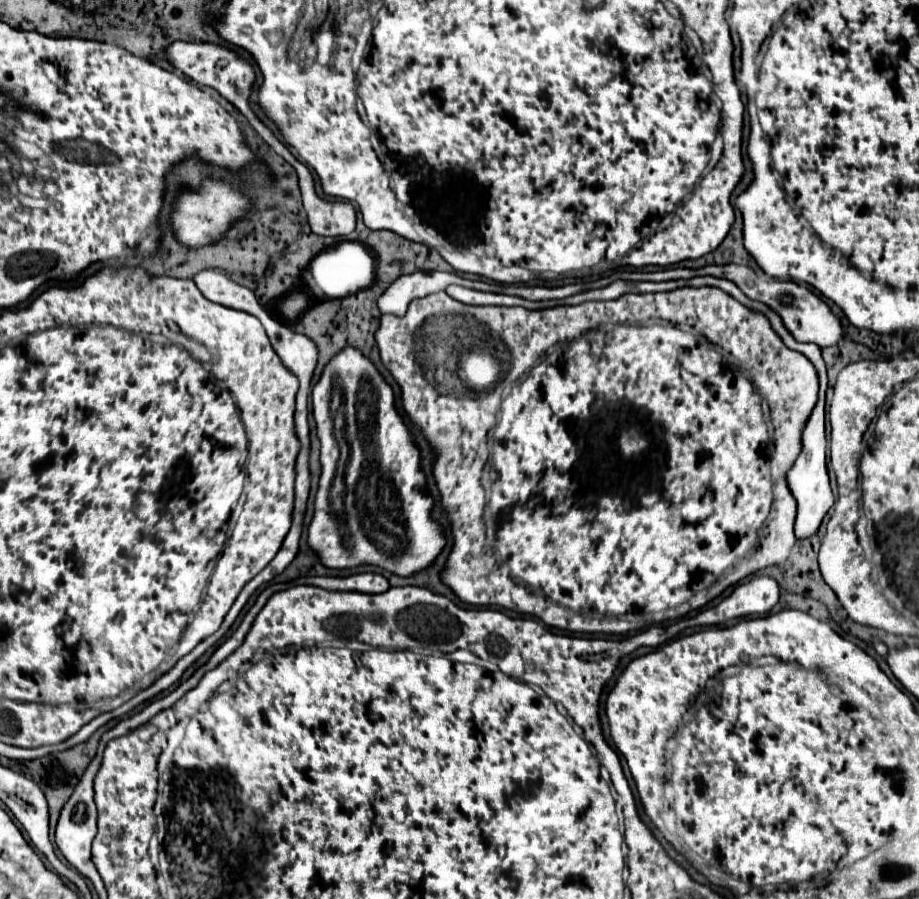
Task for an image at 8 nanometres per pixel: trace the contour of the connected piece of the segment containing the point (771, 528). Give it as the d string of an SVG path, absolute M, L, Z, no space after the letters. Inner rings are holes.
M701 286L701 288L679 288L679 290L671 290L671 292L659 292L659 294L625 294L625 296L617 298L617 300L609 300L609 302L583 302L583 304L579 304L579 306L555 306L555 308L545 308L545 310L527 310L527 308L521 308L521 306L519 306L519 308L517 308L517 306L513 306L513 308L503 308L503 306L501 306L501 308L497 308L497 306L467 306L467 304L457 302L455 298L449 298L447 292L437 292L437 294L431 294L431 296L425 296L425 298L417 298L415 302L411 302L411 304L409 304L409 310L407 310L407 314L405 314L403 318L391 316L391 314L381 316L379 330L375 332L375 340L377 340L377 346L379 346L379 356L381 356L383 366L391 372L391 376L395 378L395 382L401 386L401 404L403 404L405 414L407 414L407 416L411 418L411 422L421 430L421 434L427 438L427 442L431 444L431 448L433 448L435 454L437 454L435 462L433 462L433 478L435 478L437 488L439 488L439 494L441 494L441 506L443 506L447 518L451 520L451 534L453 534L453 548L451 548L451 554L447 556L445 566L443 566L443 570L441 570L439 576L441 576L443 584L449 586L449 588L455 592L455 596L457 596L461 602L465 602L465 604L473 604L473 606L499 606L499 608L505 608L505 610L511 610L511 612L517 612L517 614L529 614L529 616L539 618L543 624L547 624L547 626L551 626L551 628L569 630L569 632L589 632L589 634L595 634L595 632L603 632L603 634L629 634L629 632L637 632L637 630L646 629L651 625L662 624L666 621L682 618L685 614L689 614L691 610L697 610L697 608L709 604L709 602L711 602L713 598L717 598L727 586L739 582L741 578L745 578L745 576L749 576L749 574L753 574L753 572L757 572L757 570L763 570L763 568L767 568L767 566L785 562L788 553L796 543L793 526L793 518L795 518L795 502L791 502L791 496L789 496L789 494L777 494L779 500L777 500L777 502L773 500L773 480L771 480L771 476L775 474L775 470L779 470L781 474L787 472L787 470L793 466L795 458L799 456L799 450L801 450L802 446L802 431L805 424L807 424L807 418L809 418L811 410L815 408L815 400L817 400L817 396L819 396L819 376L817 376L817 370L815 370L815 366L811 364L811 360L807 360L803 354L799 354L799 352L795 352L795 350L783 346L783 340L775 334L775 330L771 330L771 322L767 322L767 318L763 318L763 314L755 314L753 310L749 310L747 306L743 306L741 302L737 302L733 296L723 294L723 290L719 290L719 288ZM657 316L667 316L667 324L663 324L663 322L653 322L653 324L649 324L649 322L645 322L645 324L633 324L633 322L643 322L643 320L657 318ZM671 322L679 322L679 324L693 326L695 332L685 332L685 330L681 330L681 328L677 328L677 326L671 326ZM475 346L487 346L487 350L489 350L489 348L491 348L491 352L495 350L495 358L497 358L501 364L505 364L505 366L523 366L522 372L527 372L527 374L524 374L525 380L521 380L523 379L523 376L518 378L516 375L510 375L510 372L508 371L507 376L509 376L510 380L514 382L519 379L519 382L515 382L515 390L511 390L511 394L507 394L507 398L503 398L503 402L501 402L503 390L498 386L493 391L478 395L475 398L471 398L471 396L459 396L459 378L455 378L455 362L459 362L459 352L463 352L463 350L475 350ZM545 352L547 352L545 360L543 360L543 362L537 362ZM745 370L749 370L751 380L753 380L755 386L751 386L751 382L747 382ZM535 382L537 382L539 390L543 390L543 398L539 398L539 392L537 392ZM755 388L757 388L757 392L761 394L761 398L765 398L765 400L769 402L769 406L771 406L771 422L775 424L775 427L777 426L777 431L774 433L773 440L771 440L771 436L769 436L769 428L767 428L767 422L765 422L765 418L763 418L763 410L759 410L759 394L755 394ZM623 400L633 402L633 404L637 406L637 410L629 412L629 416L633 416L633 422L643 422L643 418L645 418L645 426L647 426L645 434L647 434L647 440L649 440L649 452L647 452L647 454L649 454L649 458L651 458L651 454L653 454L653 460L631 458L629 462L625 462L625 458L619 454L619 442L615 442L615 438L619 438L619 428L617 428L617 422L619 422L619 402L623 402ZM493 426L495 426L495 442L493 442L493 446L491 446L491 462L493 462L493 468L495 468L495 472L497 472L497 478L495 478L493 484L491 484L491 490L489 490L491 494L489 494L489 502L487 502L486 492L483 489L483 486L481 486L481 470L483 470L483 466L485 466L485 462L487 462L487 458L489 458L487 432L489 432L489 428L493 428ZM486 503L487 512L493 512L493 514L495 514L495 526L497 526L497 532L495 532L495 544L489 544L487 534L485 534L485 526L483 526L483 514Z

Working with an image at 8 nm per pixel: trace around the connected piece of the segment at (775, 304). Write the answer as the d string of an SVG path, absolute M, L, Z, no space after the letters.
M737 264L723 266L723 274L725 274L725 278L733 280L743 290L743 294L749 296L751 300L759 300L759 302L765 302L767 306L771 306L783 318L783 324L795 336L797 342L813 342L813 344L817 344L821 348L827 348L827 346L839 344L845 338L845 330L841 326L841 320L807 286L797 284L797 282L765 280L765 278L759 278L751 268L737 266Z

